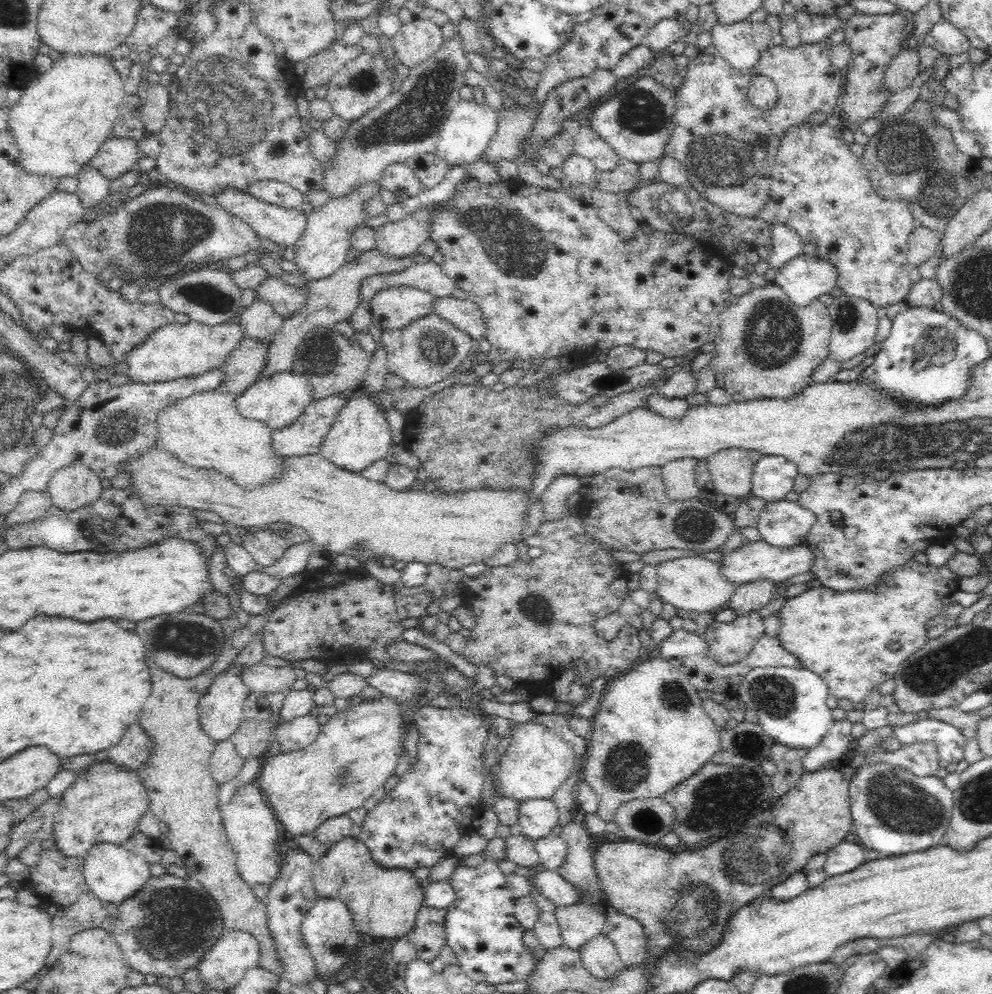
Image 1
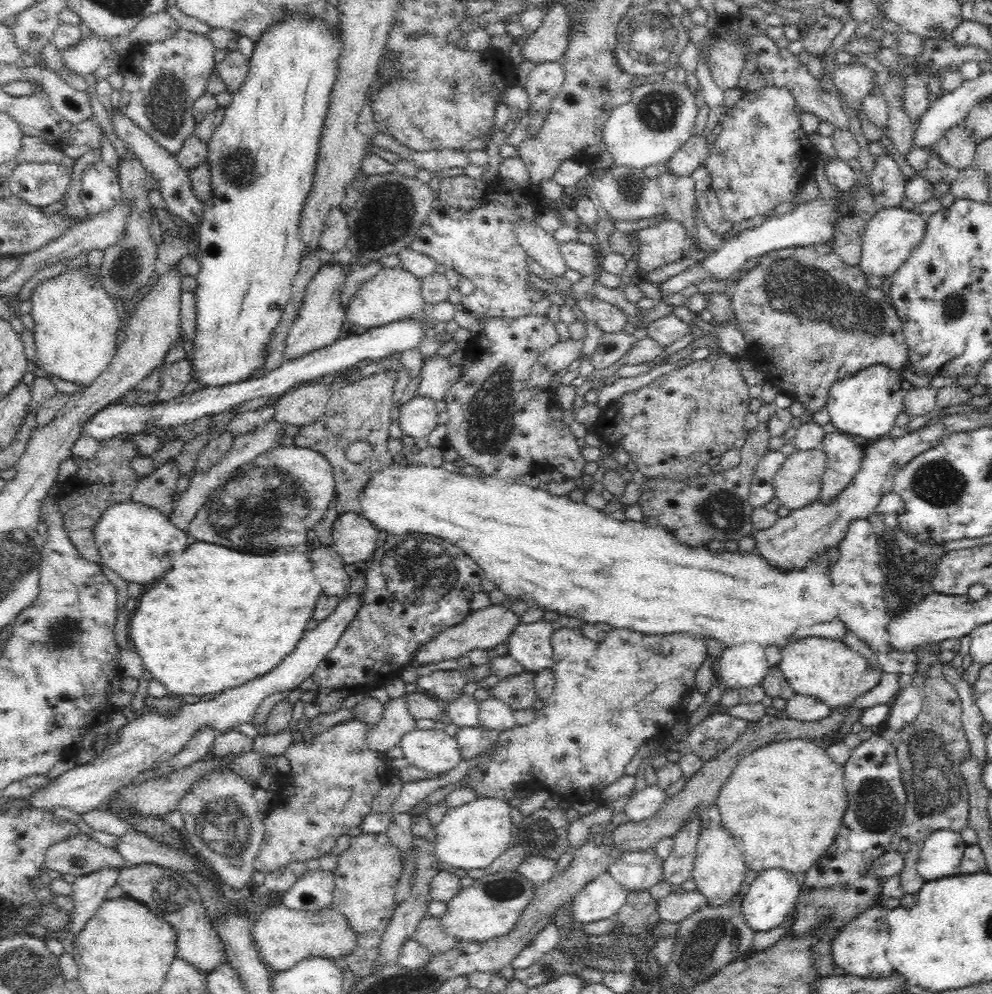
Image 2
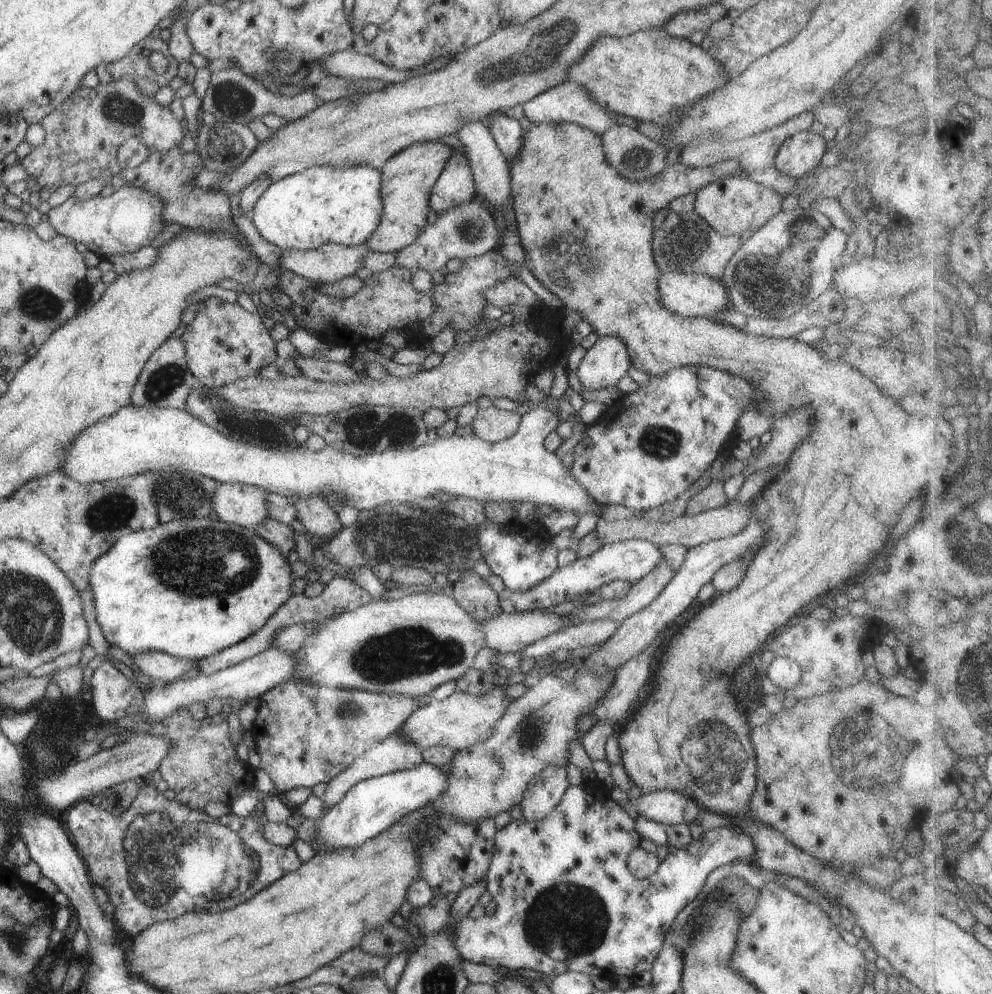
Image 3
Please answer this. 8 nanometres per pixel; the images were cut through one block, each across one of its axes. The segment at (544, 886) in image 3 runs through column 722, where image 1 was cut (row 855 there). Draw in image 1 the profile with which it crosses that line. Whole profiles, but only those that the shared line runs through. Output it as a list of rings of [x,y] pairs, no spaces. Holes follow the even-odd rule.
[[[842,841],[827,852],[823,871],[827,877],[840,876],[864,864],[864,847],[857,842]]]

